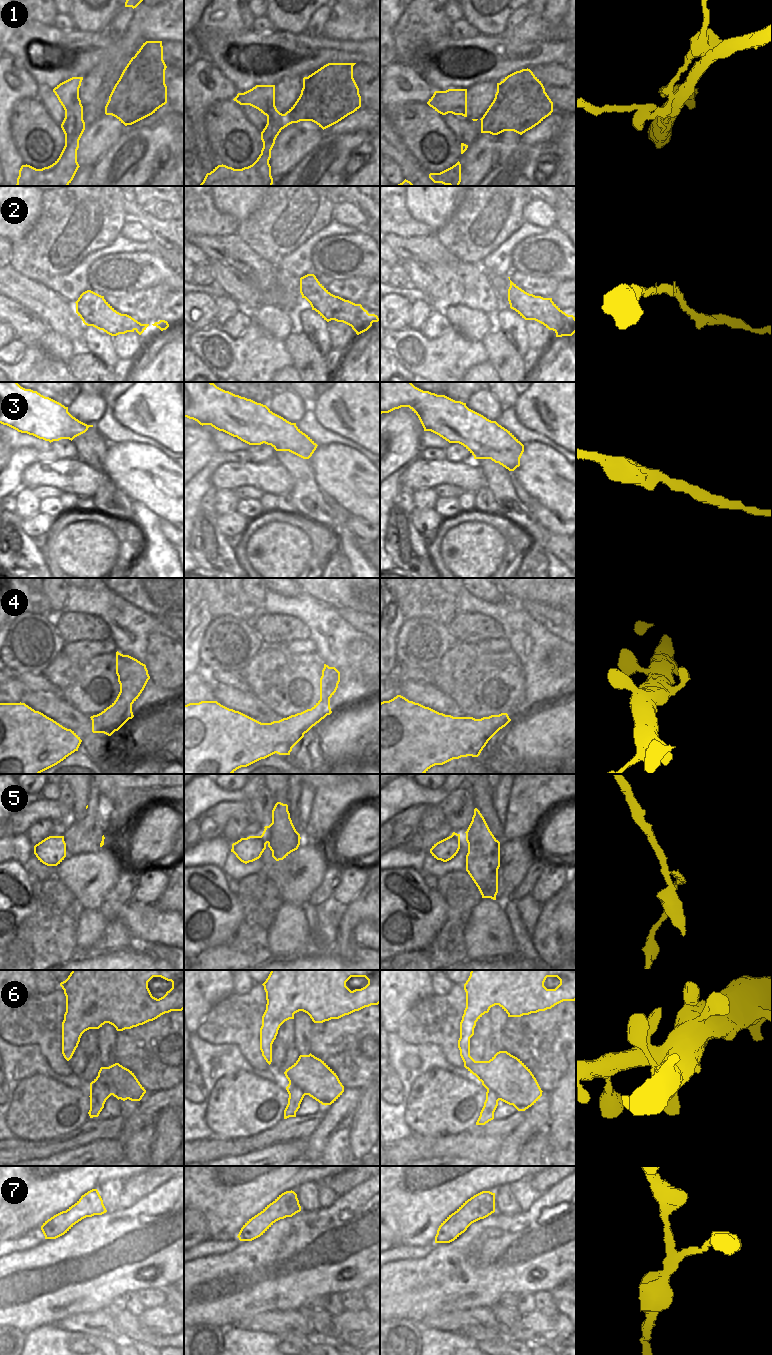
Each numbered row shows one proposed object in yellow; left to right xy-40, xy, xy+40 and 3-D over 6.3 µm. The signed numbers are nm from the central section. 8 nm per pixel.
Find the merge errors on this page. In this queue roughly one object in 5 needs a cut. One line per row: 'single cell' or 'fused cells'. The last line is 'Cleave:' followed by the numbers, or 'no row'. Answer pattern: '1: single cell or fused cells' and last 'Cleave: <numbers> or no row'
1: single cell
2: single cell
3: single cell
4: single cell
5: fused cells
6: single cell
7: single cell
Cleave: 5

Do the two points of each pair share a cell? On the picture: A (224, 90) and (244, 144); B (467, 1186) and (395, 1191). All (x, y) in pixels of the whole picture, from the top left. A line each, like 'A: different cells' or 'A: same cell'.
A: different cells
B: same cell

